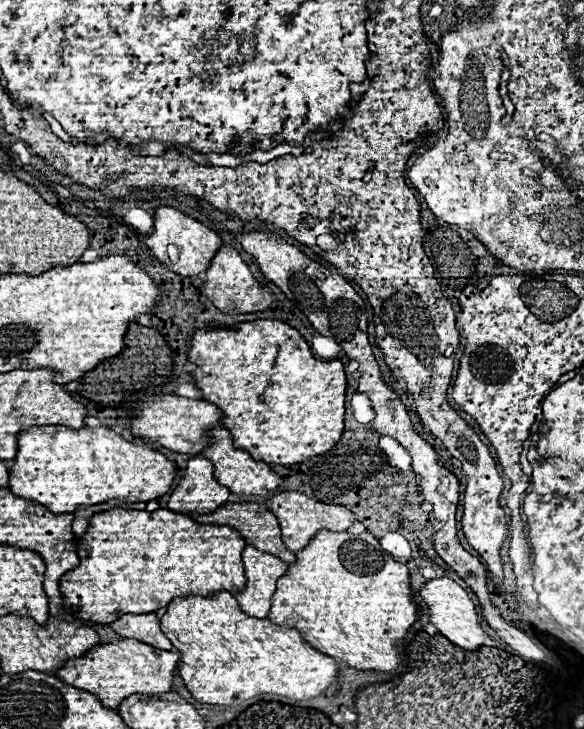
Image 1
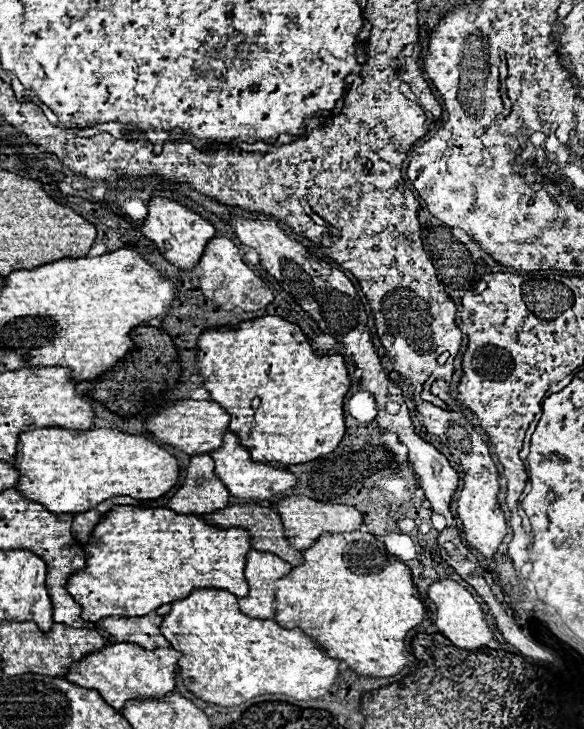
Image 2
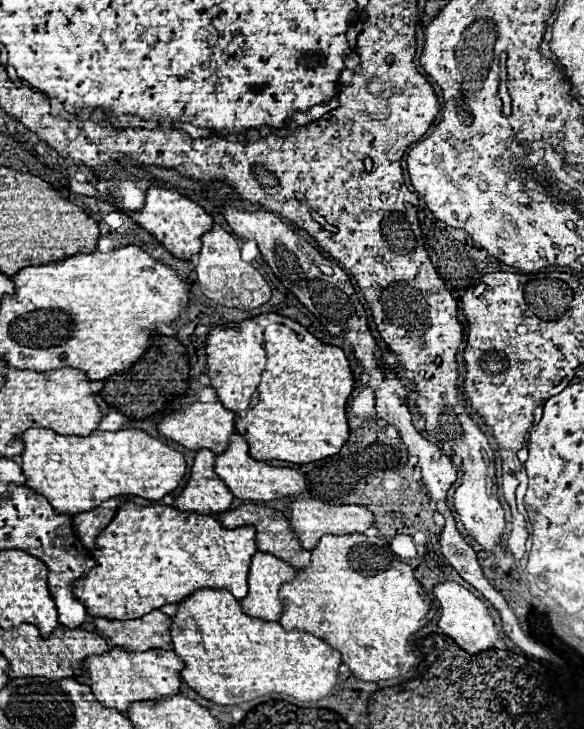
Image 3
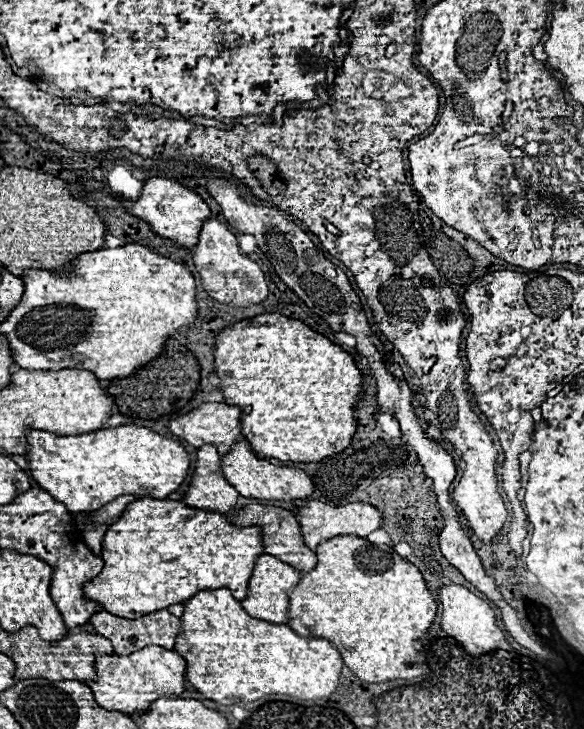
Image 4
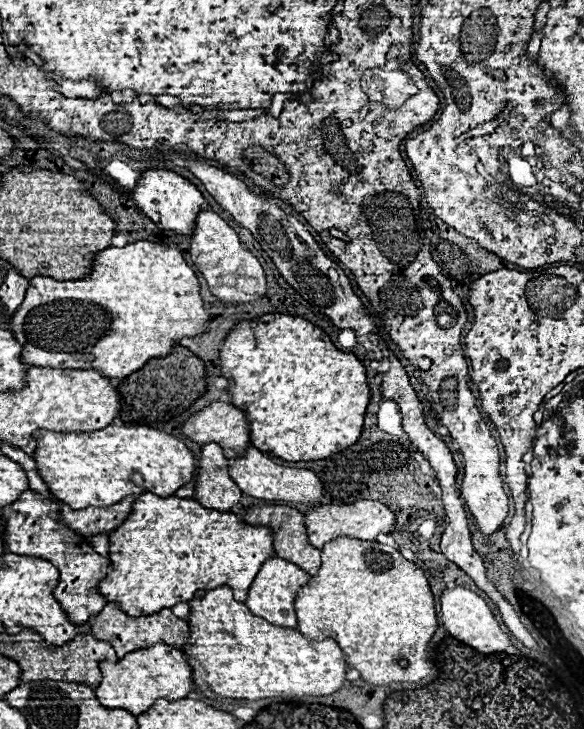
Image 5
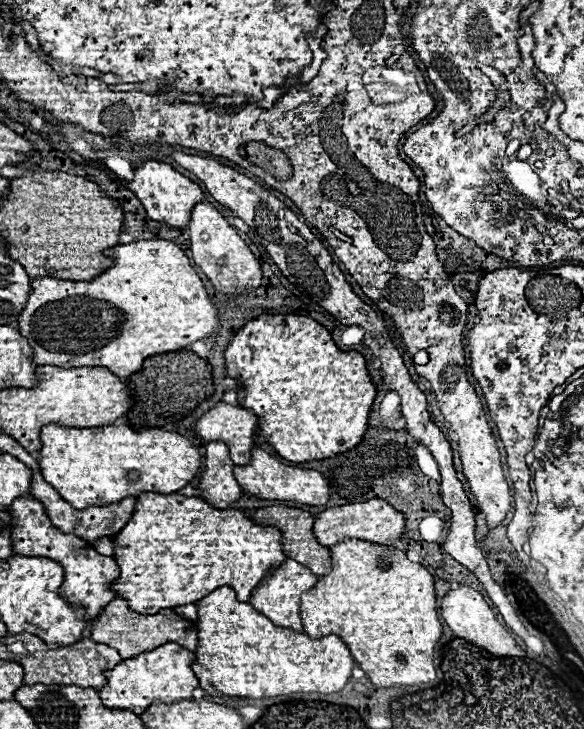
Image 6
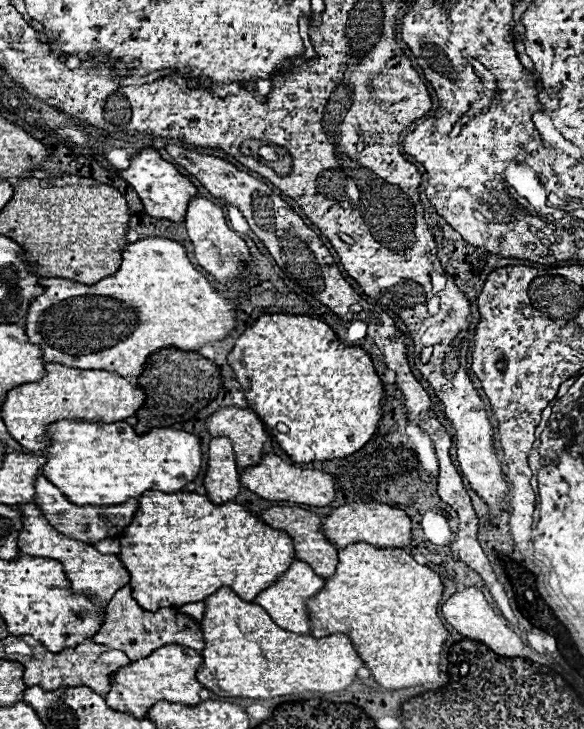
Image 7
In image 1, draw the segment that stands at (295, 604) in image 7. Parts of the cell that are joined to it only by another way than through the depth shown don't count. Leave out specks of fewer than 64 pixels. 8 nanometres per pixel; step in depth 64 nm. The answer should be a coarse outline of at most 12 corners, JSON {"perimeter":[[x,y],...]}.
{"perimeter":[[246,546],[246,586],[232,592],[252,618],[266,618],[288,562]]}

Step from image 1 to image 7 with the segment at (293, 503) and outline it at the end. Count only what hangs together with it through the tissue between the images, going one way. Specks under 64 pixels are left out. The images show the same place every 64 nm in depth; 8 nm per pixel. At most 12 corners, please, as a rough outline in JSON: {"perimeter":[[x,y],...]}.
{"perimeter":[[354,502],[322,520],[338,548],[410,546],[410,518],[382,502]]}

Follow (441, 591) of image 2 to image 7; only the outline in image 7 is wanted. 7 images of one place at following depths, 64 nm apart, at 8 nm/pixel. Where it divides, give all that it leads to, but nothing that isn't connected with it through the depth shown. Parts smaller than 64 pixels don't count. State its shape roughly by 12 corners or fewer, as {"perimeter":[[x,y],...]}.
{"perimeter":[[476,588],[454,592],[442,616],[462,636],[510,658],[530,654]]}

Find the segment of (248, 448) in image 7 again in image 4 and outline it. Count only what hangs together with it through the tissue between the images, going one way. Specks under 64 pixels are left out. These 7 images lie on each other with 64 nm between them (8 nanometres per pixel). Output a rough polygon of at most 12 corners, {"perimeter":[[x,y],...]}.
{"perimeter":[[204,402],[168,424],[194,448],[224,456],[242,438],[240,410]]}

